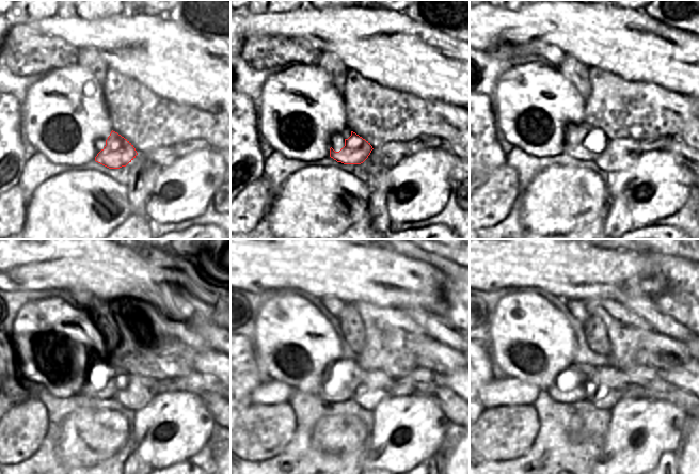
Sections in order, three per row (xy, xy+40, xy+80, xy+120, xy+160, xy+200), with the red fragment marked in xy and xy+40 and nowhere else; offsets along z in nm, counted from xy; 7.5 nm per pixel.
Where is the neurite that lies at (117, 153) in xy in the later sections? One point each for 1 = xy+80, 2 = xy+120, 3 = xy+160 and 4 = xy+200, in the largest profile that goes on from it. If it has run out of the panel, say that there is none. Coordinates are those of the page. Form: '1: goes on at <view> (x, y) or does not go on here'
1: goes on at xy+80 (583, 152)
2: goes on at xy+120 (104, 391)
3: goes on at xy+160 (328, 390)
4: goes on at xy+200 (569, 386)

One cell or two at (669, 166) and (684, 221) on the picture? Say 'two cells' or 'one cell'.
two cells

